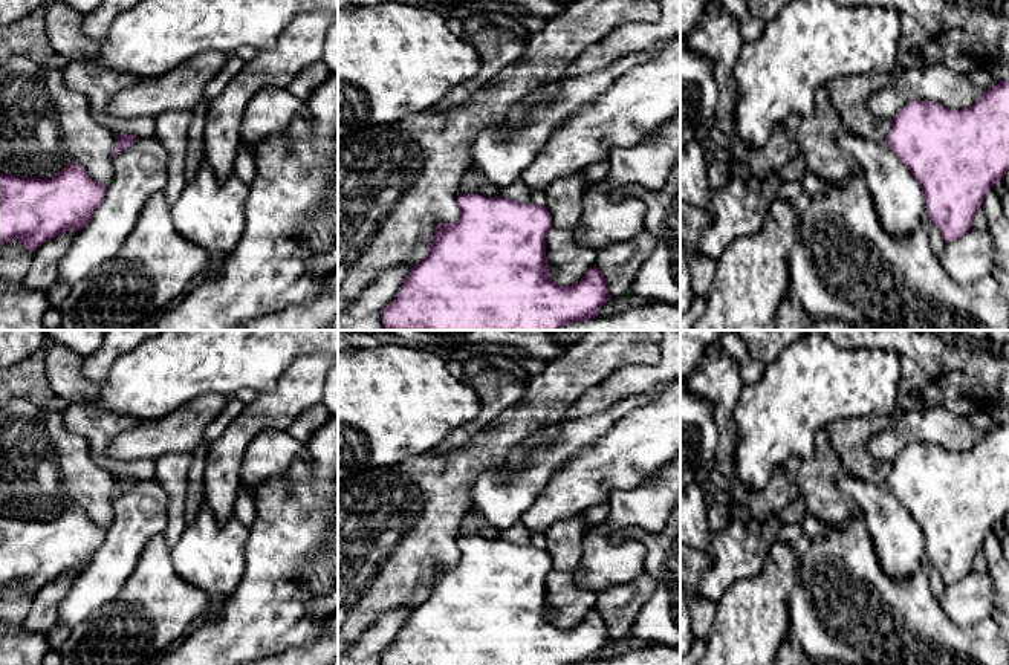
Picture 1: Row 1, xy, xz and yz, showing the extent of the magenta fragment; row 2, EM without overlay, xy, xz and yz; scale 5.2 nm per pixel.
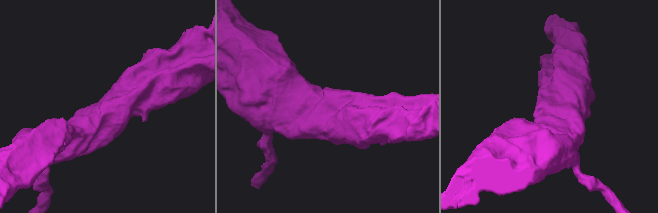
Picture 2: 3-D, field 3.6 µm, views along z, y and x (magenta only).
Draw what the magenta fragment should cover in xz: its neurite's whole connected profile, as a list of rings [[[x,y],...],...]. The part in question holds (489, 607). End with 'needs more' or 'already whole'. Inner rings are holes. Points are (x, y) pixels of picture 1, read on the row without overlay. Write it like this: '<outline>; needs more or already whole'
[[[462,535],[457,549],[457,563],[437,567],[425,601],[384,651],[382,665],[579,665],[598,659],[610,636],[596,608],[572,628],[556,627],[549,618],[546,578],[552,558],[546,549]]]; already whole

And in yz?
[[[1009,423],[983,431],[978,442],[965,453],[913,442],[890,466],[885,485],[919,524],[926,556],[945,586],[968,576],[988,534],[1009,512]]]; already whole

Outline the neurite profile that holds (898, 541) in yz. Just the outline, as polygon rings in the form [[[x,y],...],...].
[[[853,474],[841,475],[836,480],[838,488],[852,497],[867,523],[874,553],[884,573],[893,578],[910,578],[922,569],[922,558],[926,553],[926,544],[919,524],[910,512],[897,501],[885,483],[868,483]]]

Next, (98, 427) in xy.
[[[67,404],[63,411],[64,427],[86,439],[92,459],[115,477],[136,477],[139,482],[156,478],[153,460],[124,462],[107,456],[110,442],[121,433],[135,427],[135,416],[105,411],[92,404]]]

